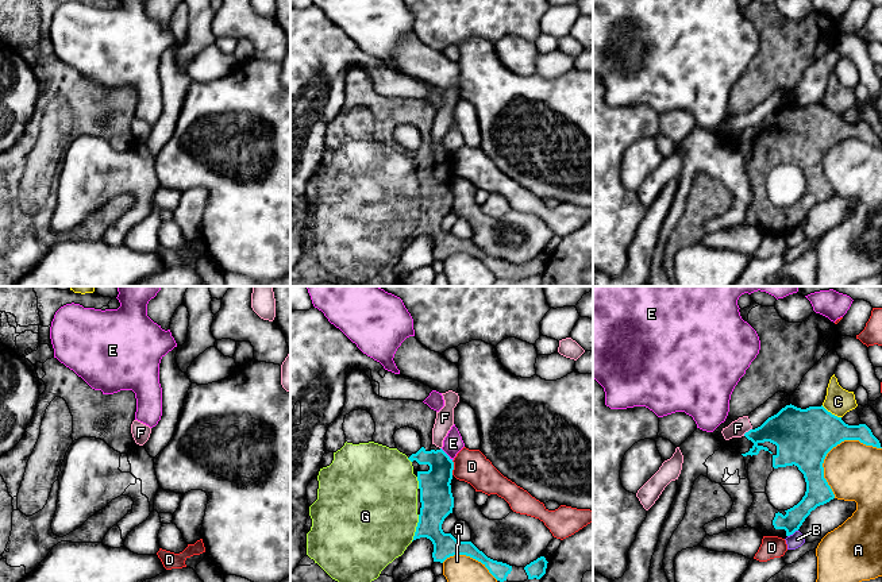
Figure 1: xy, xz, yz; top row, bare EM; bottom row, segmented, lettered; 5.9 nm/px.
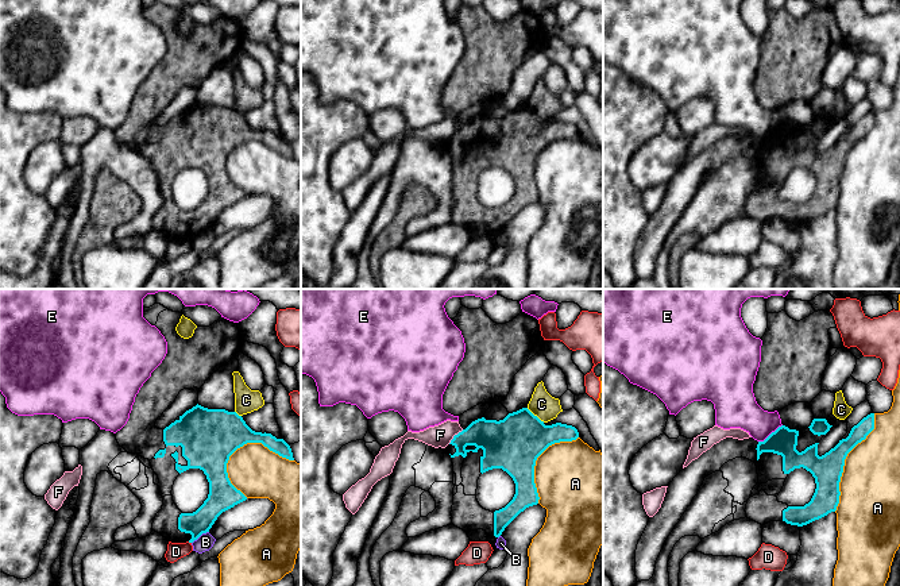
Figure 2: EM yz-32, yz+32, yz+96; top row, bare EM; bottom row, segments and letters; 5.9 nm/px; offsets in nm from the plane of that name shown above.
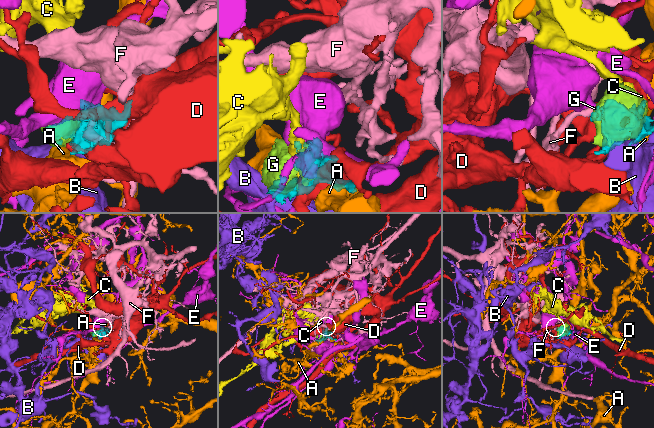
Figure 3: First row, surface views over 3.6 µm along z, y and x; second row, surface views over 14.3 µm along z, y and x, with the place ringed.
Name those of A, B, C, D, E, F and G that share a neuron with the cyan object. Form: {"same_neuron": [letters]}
{"same_neuron": ["G"]}

